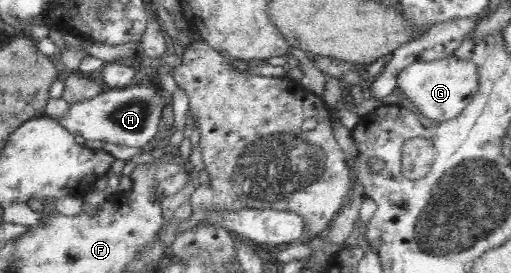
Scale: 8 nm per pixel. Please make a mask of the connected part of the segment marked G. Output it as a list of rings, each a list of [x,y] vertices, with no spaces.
[[[454,56],[440,61],[418,61],[400,71],[396,81],[397,88],[410,98],[418,109],[418,114],[436,123],[458,118],[471,103],[479,87],[475,64],[472,61],[461,61]]]

